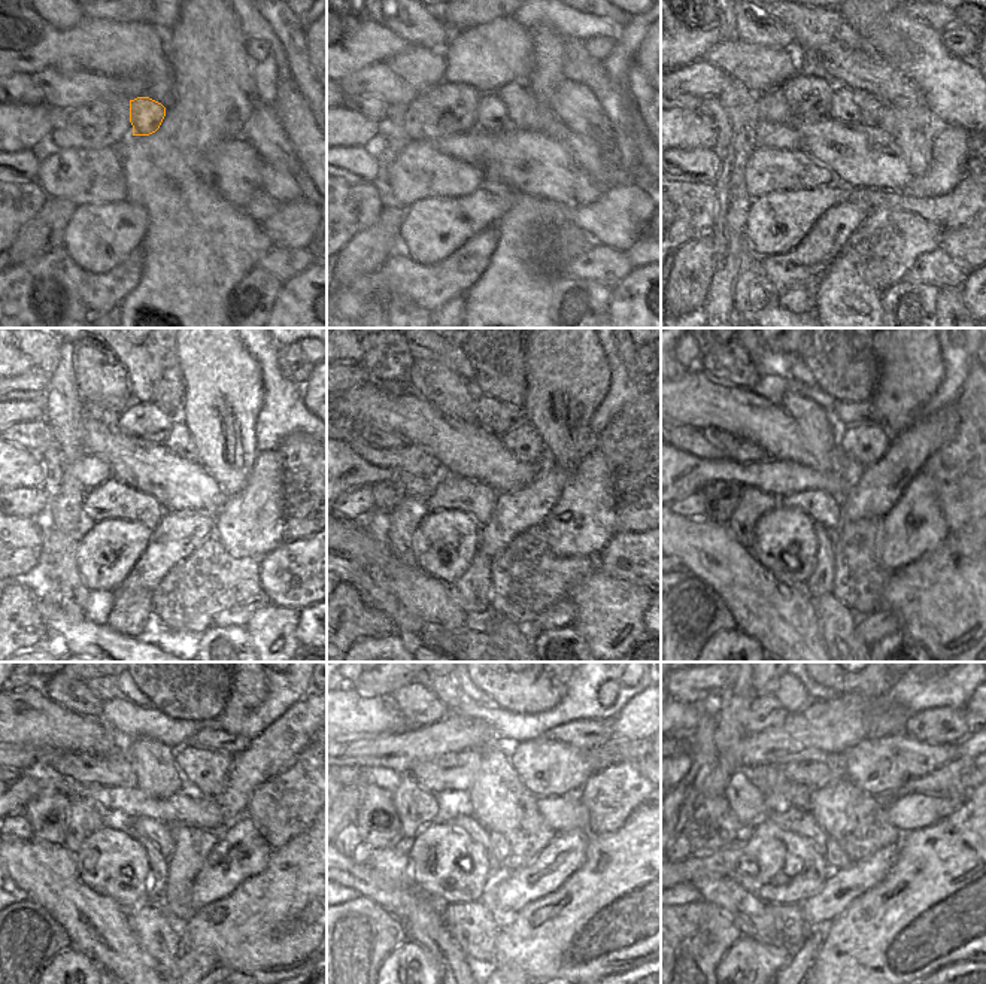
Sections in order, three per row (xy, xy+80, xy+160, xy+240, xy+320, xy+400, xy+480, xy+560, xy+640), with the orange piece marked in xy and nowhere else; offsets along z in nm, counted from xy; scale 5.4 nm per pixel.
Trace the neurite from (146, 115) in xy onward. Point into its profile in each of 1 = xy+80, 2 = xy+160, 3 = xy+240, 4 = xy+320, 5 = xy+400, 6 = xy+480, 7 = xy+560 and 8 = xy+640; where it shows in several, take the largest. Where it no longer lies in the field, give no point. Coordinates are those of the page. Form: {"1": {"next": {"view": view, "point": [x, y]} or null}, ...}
{"1": {"next": {"view": "xy+80", "point": [491, 117]}}, "2": {"next": {"view": "xy+160", "point": [842, 108]}}, "3": {"next": {"view": "xy+240", "point": [179, 442]}}, "4": {"next": {"view": "xy+320", "point": [524, 442]}}, "5": {"next": {"view": "xy+400", "point": [864, 443]}}, "6": {"next": {"view": "xy+480", "point": [205, 773]}}, "7": {"next": {"view": "xy+560", "point": [548, 768]}}, "8": {"next": {"view": "xy+640", "point": [877, 767]}}}

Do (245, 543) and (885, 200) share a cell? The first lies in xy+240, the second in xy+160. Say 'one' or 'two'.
two

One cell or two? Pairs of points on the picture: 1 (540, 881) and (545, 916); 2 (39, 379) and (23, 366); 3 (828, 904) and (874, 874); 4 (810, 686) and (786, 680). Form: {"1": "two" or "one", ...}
{"1": "two", "2": "two", "3": "one", "4": "two"}

